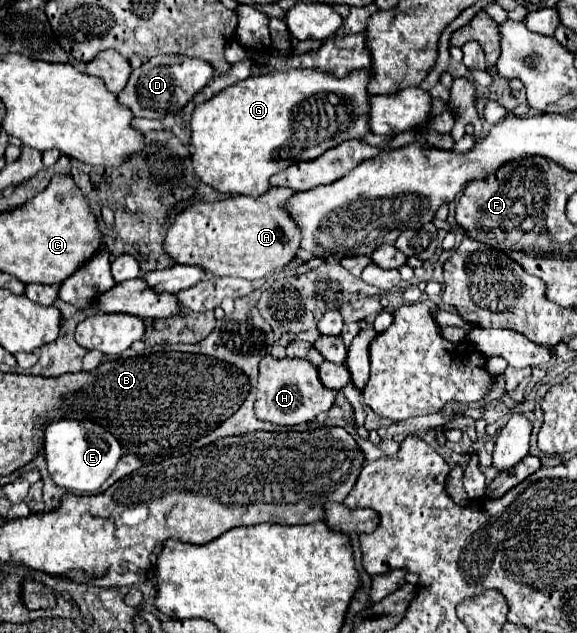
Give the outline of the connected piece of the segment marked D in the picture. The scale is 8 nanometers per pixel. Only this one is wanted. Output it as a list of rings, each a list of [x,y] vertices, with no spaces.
[[[156,55],[150,61],[142,63],[140,69],[130,73],[126,87],[118,95],[118,103],[128,107],[134,117],[162,119],[166,115],[178,113],[186,101],[202,89],[212,77],[212,65],[198,57],[178,57],[178,55]]]

